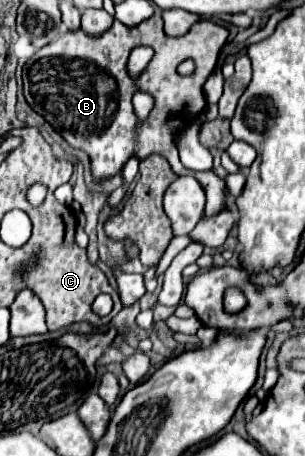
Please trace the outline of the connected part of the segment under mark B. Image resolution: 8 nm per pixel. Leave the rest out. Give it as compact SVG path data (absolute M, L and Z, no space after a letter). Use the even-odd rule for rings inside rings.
M152 17L150 21L138 25L138 29L126 29L120 21L114 21L102 37L86 39L82 29L78 33L62 33L58 41L40 49L24 65L24 97L28 105L40 113L70 147L88 153L94 181L114 177L122 171L130 157L144 159L150 153L160 153L170 161L170 167L179 176L193 175L202 183L202 189L208 195L206 215L214 215L226 201L224 179L216 177L212 169L201 173L188 171L178 159L176 135L206 109L202 87L216 67L220 49L226 45L228 31L226 27L190 29L186 35L172 39L162 27L162 19ZM140 45L152 47L154 56L146 69L134 79L130 77L126 63L130 51ZM186 59L192 59L196 69L190 75L180 75L178 65ZM138 89L154 97L152 113L142 123L132 107L132 97ZM174 119L180 121L180 125L168 125Z

